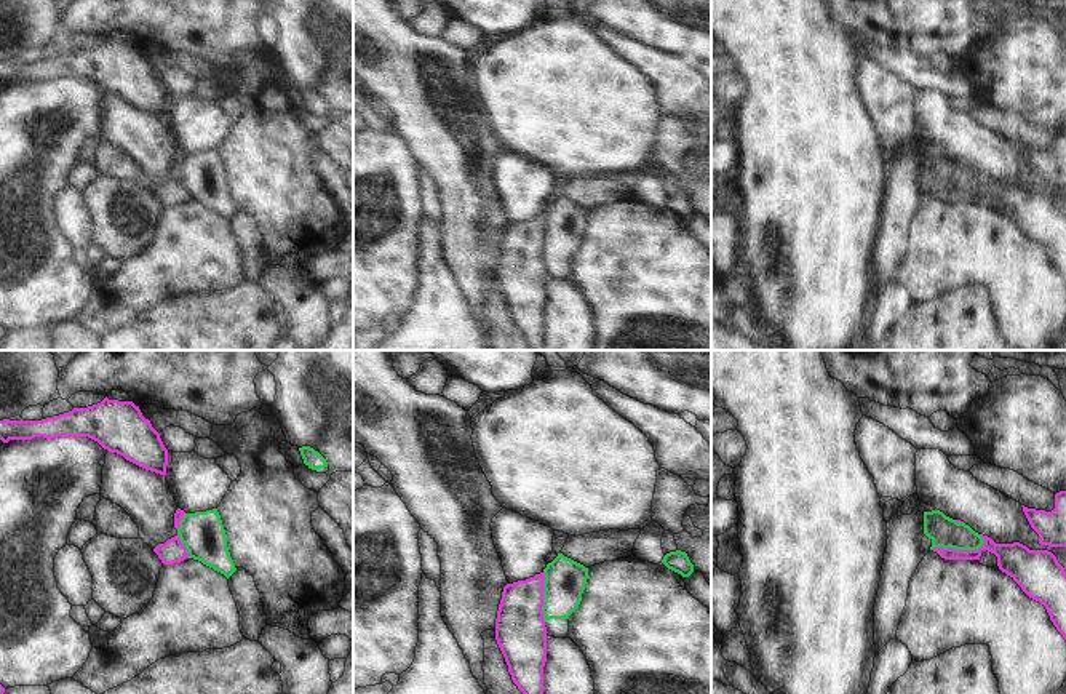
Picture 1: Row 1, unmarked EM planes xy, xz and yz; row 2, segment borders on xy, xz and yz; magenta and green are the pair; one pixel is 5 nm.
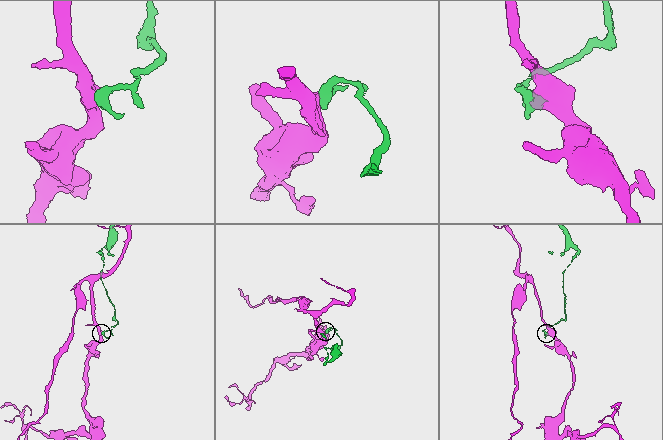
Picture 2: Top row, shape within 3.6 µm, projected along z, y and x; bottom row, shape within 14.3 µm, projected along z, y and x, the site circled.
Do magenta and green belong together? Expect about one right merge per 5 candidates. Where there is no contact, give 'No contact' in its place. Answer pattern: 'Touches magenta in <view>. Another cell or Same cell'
Touches magenta in yz. Another cell

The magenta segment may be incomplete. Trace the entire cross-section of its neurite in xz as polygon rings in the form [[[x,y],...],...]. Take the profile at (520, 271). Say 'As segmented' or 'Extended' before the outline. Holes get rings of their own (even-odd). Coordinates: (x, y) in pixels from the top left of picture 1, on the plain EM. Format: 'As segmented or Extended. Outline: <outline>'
As segmented. Outline: [[[545,216],[507,225],[495,261],[495,281],[513,325],[532,350],[543,349],[547,269],[543,262]]]

